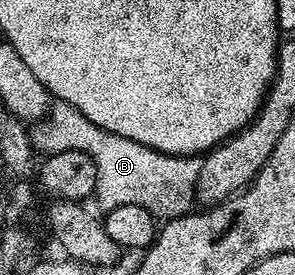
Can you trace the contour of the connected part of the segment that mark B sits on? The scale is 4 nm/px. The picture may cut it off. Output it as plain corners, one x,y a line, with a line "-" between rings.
55,100
46,110
45,116
32,129
32,145
39,154
49,155
60,151
84,151
96,163
96,187
94,197
102,211
121,207
124,204
138,204
158,219
183,217
191,212
195,204
194,188
200,179
202,157
177,157
144,147
124,135
104,131
92,123
76,107

